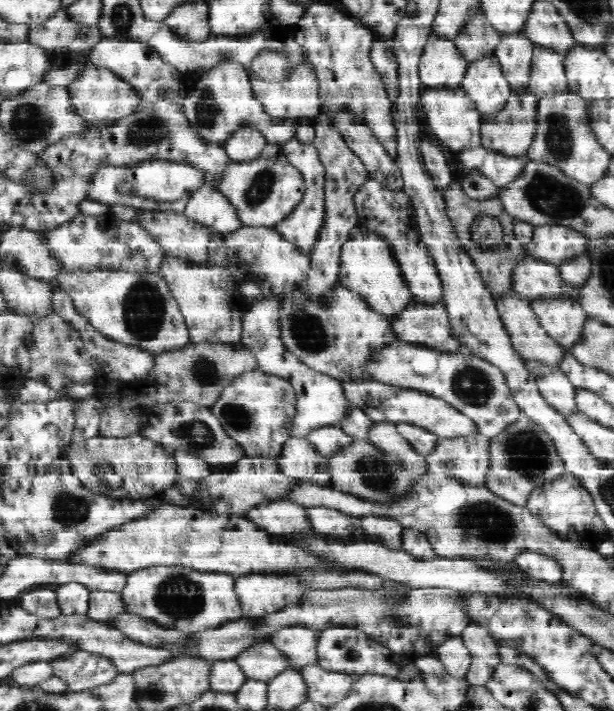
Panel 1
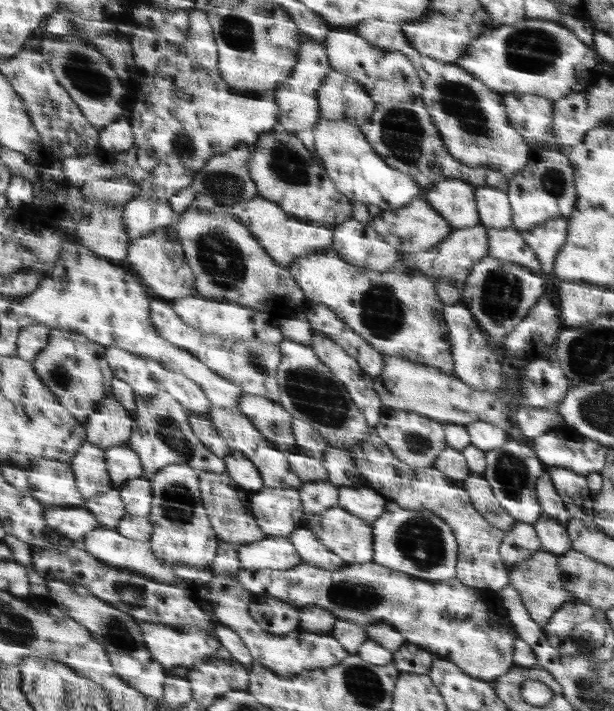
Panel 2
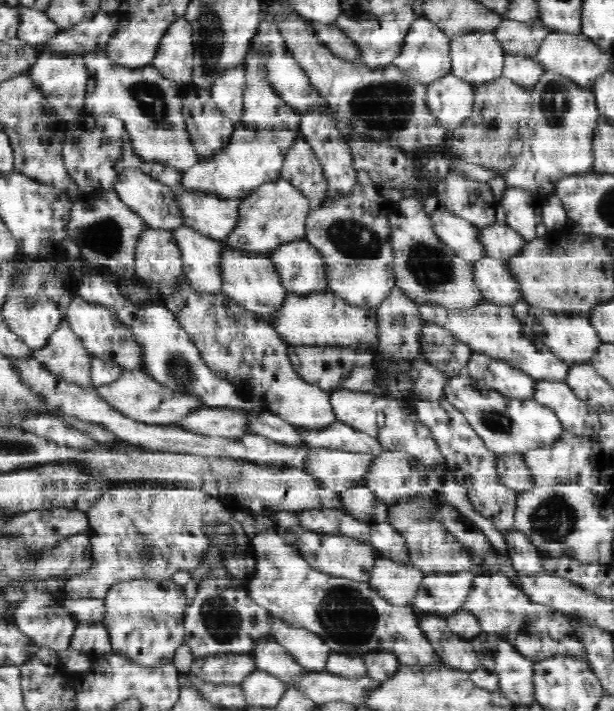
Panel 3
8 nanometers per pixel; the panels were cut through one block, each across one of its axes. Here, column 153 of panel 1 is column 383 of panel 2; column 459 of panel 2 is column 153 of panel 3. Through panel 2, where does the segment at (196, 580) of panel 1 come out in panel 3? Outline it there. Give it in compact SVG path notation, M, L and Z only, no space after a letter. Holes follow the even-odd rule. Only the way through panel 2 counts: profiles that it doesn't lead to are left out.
M132 579L119 582L108 590L105 598L106 613L103 624L107 627L111 647L114 654L122 654L143 668L160 668L173 660L176 649L184 644L184 620L187 613L187 596L182 586L176 584L174 579L164 579L156 582L148 579Z

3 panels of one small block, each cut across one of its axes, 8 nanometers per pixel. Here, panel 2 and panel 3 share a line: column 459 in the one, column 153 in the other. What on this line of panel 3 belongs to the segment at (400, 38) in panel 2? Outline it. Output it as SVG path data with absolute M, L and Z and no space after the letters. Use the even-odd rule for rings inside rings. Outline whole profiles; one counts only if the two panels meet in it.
M106 48L94 49L83 57L88 69L88 114L116 114L117 118L124 118L136 155L145 162L163 162L169 167L176 167L184 174L185 170L201 161L185 130L182 113L184 96L179 83L169 79L152 65L132 69L112 63Z

